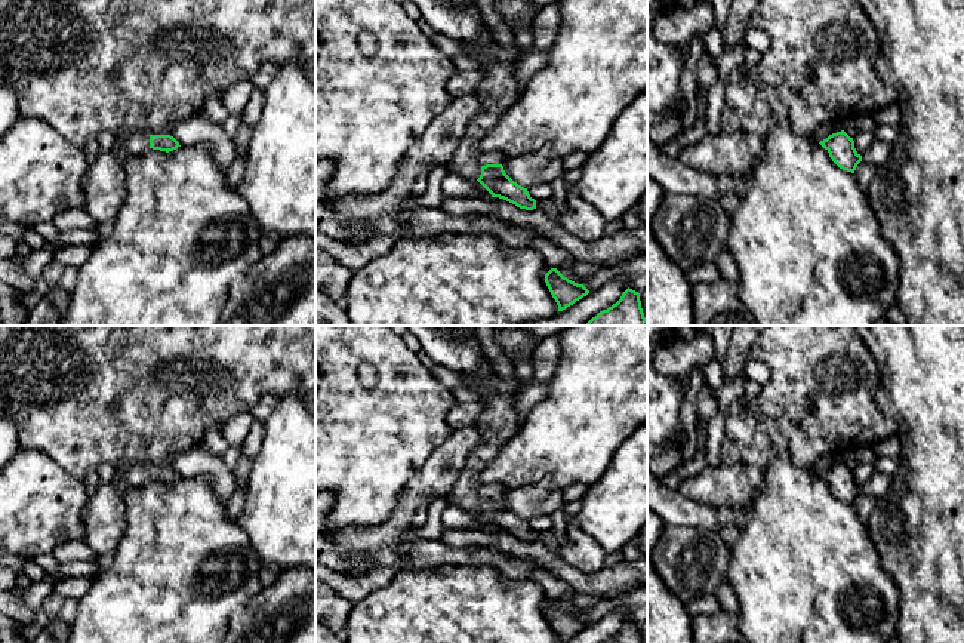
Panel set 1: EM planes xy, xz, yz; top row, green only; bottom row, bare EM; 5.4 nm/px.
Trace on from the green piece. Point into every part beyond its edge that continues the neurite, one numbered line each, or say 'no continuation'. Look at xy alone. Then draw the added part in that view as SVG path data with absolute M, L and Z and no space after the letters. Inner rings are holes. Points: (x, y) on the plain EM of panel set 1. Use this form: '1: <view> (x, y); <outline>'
1: xy (138, 474); M135 464L118 474L124 487L136 487L150 482L150 467L145 464Z

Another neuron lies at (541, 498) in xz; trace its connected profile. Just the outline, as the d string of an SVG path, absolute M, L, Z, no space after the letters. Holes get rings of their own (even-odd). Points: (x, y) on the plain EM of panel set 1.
M551 477L520 489L506 490L502 498L505 505L524 520L536 516L551 516L566 504L563 490L552 486Z

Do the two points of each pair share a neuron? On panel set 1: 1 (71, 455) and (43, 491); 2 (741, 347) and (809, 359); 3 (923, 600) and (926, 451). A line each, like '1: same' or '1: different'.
1: different
2: different
3: same

